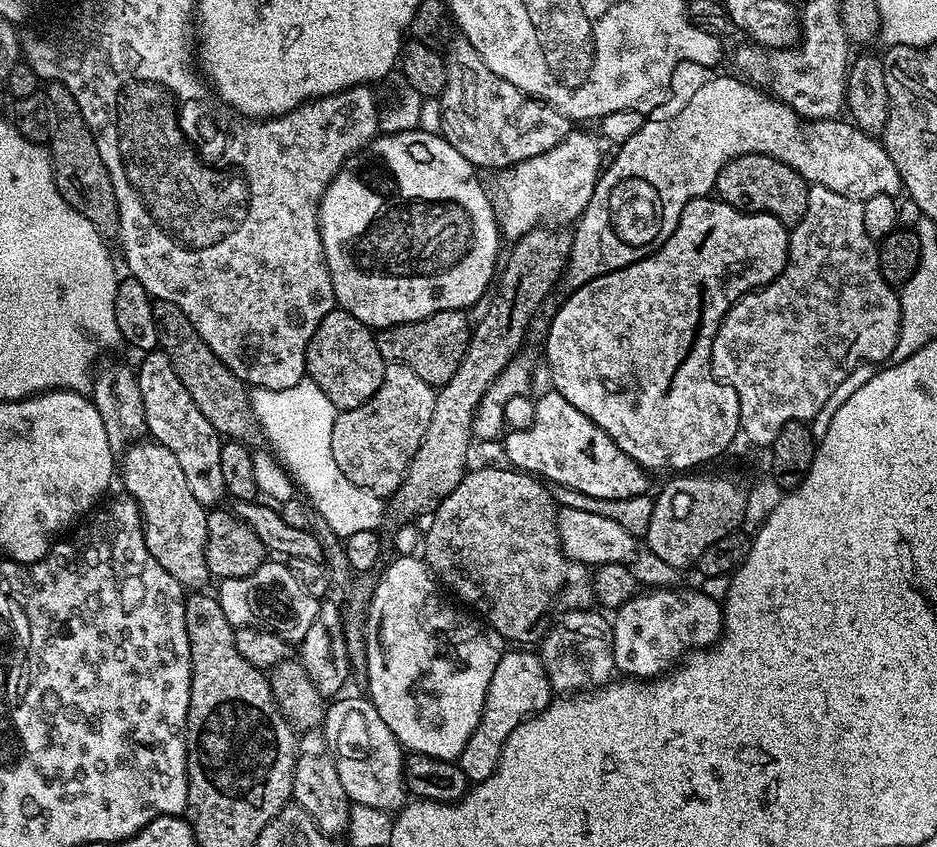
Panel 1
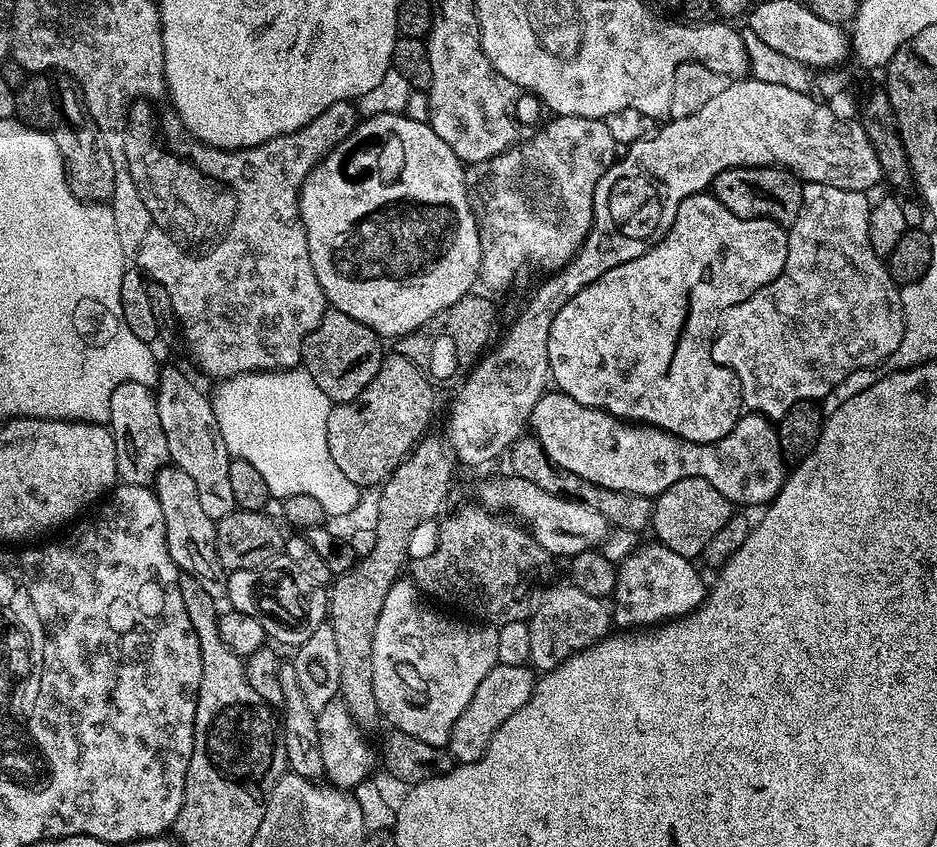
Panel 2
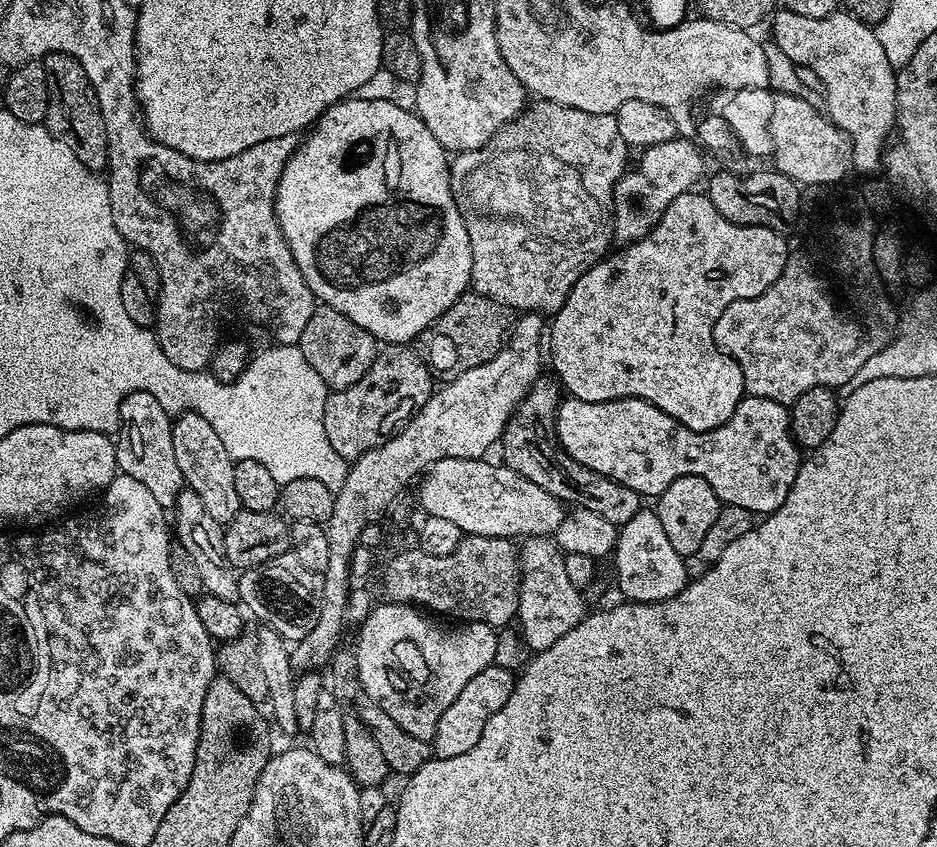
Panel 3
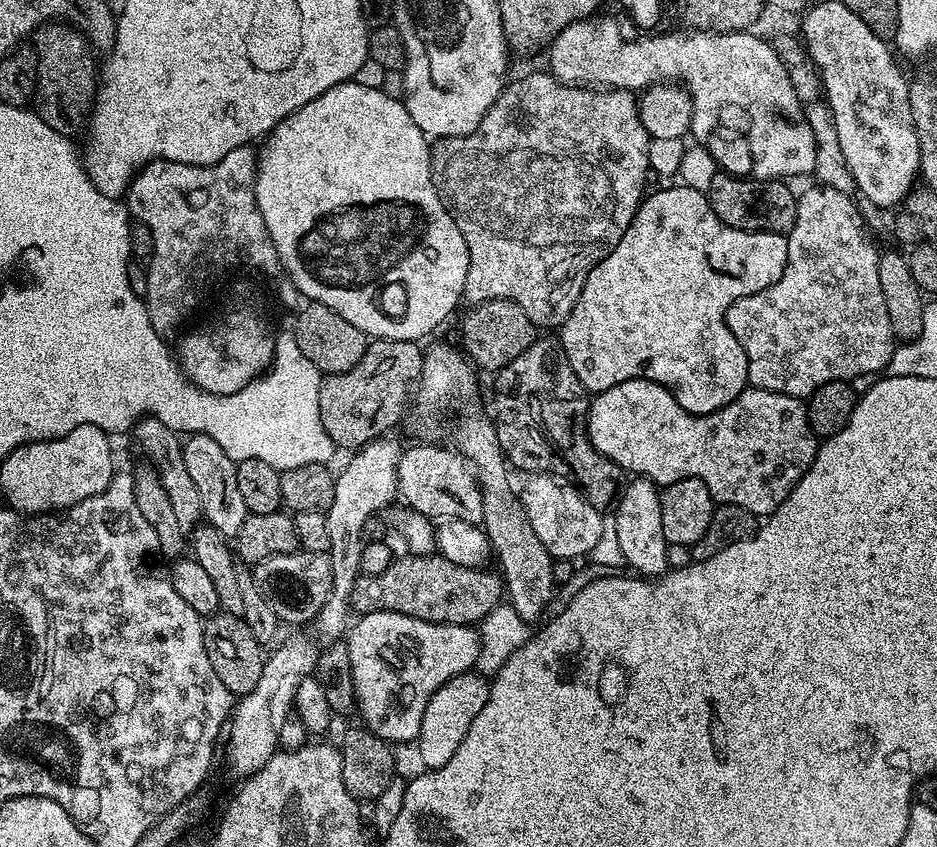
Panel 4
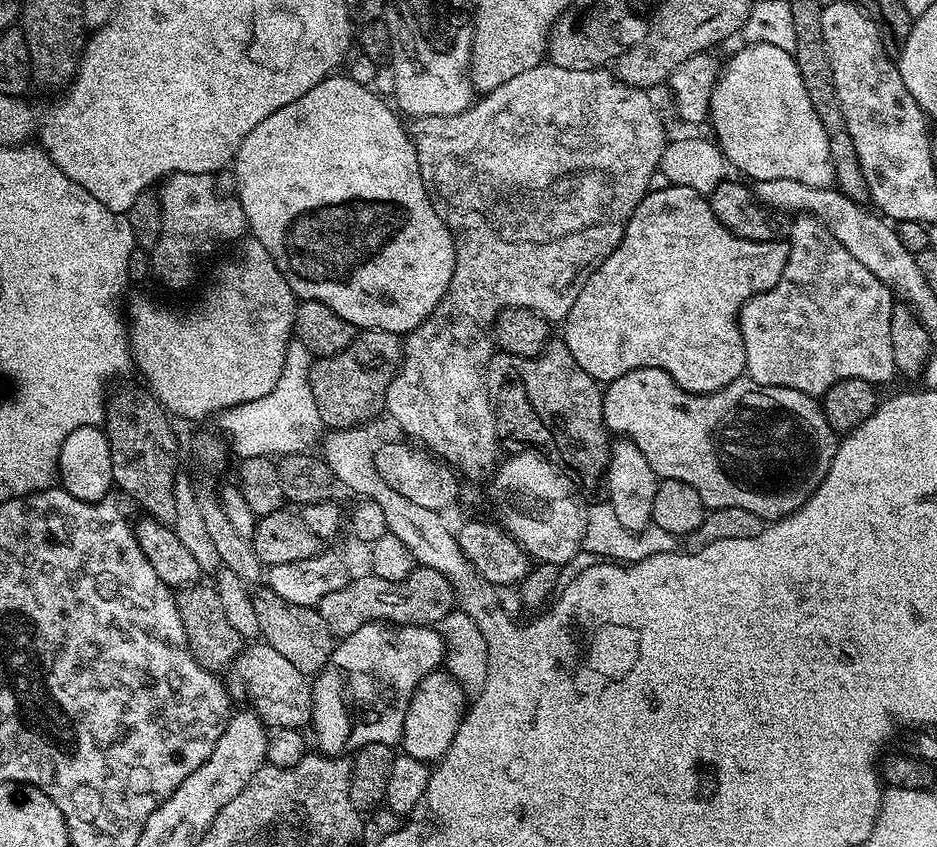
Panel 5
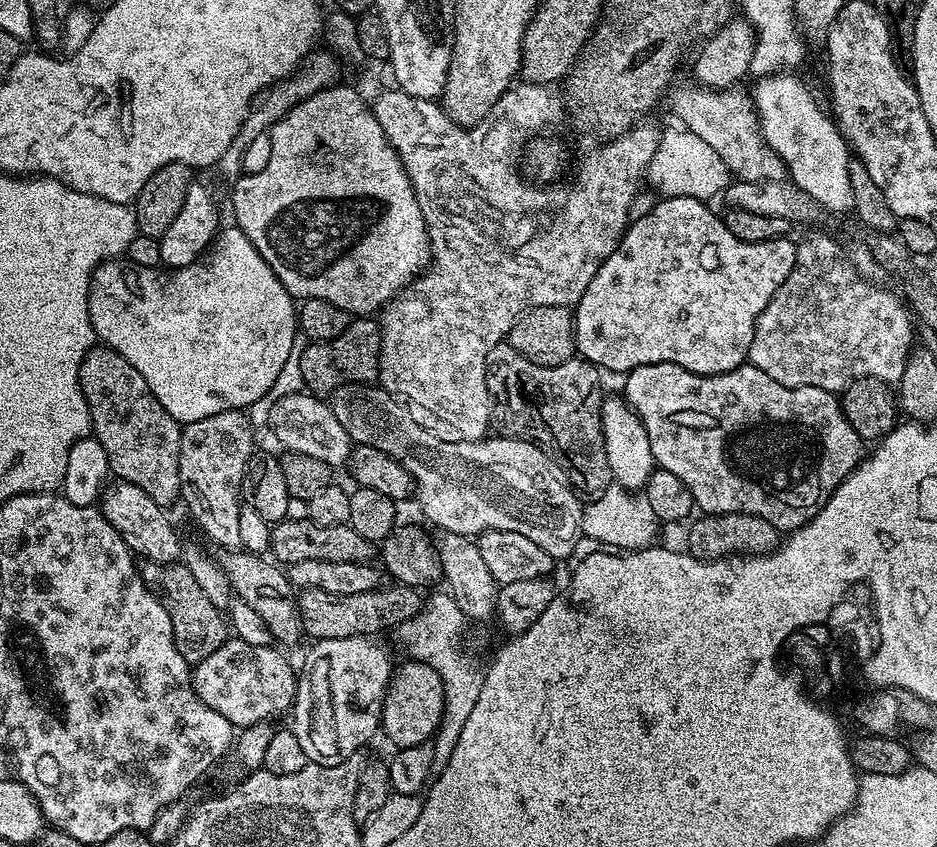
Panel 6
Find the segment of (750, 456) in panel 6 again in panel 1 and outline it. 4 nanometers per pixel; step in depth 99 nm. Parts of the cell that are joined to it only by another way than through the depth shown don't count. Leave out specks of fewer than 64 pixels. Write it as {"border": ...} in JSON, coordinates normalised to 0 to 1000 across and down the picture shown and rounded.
{"border":[[[588,460],[572,473],[568,502],[556,510],[543,509],[537,516],[538,538],[542,542],[539,544],[545,551],[589,571],[612,576],[630,588],[677,588],[693,580],[694,562],[689,554],[677,545],[672,536],[660,531],[651,512],[630,498],[630,494],[625,494],[621,484],[608,479],[608,475],[600,470],[600,465]]]}

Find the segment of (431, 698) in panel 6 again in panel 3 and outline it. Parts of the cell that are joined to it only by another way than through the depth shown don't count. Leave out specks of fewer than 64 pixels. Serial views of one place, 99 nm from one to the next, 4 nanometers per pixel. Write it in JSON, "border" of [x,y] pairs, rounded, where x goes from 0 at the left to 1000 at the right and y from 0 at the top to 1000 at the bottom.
{"border":[[[528,782],[519,791],[506,796],[506,800],[497,805],[493,819],[489,819],[489,824],[480,829],[476,843],[467,848],[467,862],[459,875],[464,896],[489,895],[497,890],[497,885],[503,885],[510,877],[510,871],[514,871],[514,862],[519,860],[519,852],[523,852],[523,848],[531,843],[536,834],[540,834],[550,809],[551,798],[547,790],[533,789]]]}

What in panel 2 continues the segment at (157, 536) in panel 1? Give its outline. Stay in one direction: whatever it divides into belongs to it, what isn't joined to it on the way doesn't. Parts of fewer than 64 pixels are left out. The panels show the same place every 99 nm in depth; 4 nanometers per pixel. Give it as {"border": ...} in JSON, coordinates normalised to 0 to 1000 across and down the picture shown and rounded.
{"border":[[[176,550],[164,568],[164,580],[169,593],[173,597],[173,612],[177,616],[180,643],[192,646],[192,652],[201,656],[201,666],[204,679],[208,680],[211,687],[216,687],[220,701],[232,706],[242,705],[244,677],[239,674],[237,664],[233,664],[231,653],[231,615],[224,612],[216,602],[211,588],[211,577],[207,568],[192,553]]]}

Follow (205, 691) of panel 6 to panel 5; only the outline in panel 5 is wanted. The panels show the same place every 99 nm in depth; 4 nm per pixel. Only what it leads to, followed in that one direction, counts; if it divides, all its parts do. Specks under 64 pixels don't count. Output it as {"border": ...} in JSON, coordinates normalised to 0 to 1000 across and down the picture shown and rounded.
{"border":[[[269,758],[264,762],[257,769],[256,773],[243,785],[241,790],[241,811],[243,815],[243,821],[249,828],[252,826],[265,826],[264,835],[268,839],[272,841],[279,850],[282,851],[283,856],[287,861],[291,860],[318,860],[321,862],[328,861],[333,854],[333,809],[331,806],[330,799],[324,798],[318,791],[318,786],[312,785],[305,777],[301,777],[301,772],[297,772],[297,767],[292,767],[288,762],[281,758]]]}

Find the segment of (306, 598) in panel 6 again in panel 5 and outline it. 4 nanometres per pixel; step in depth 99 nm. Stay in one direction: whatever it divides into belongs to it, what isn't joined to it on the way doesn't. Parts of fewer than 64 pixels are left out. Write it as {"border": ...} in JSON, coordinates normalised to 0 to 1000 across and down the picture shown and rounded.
{"border":[[[441,671],[440,677],[429,687],[412,687],[412,682],[403,682],[390,678],[372,684],[365,697],[356,697],[356,701],[348,701],[339,714],[339,720],[354,745],[355,752],[366,753],[378,749],[378,744],[386,744],[392,737],[417,737],[426,739],[446,739],[459,741],[471,737],[488,717],[487,698],[480,687],[467,673]]]}

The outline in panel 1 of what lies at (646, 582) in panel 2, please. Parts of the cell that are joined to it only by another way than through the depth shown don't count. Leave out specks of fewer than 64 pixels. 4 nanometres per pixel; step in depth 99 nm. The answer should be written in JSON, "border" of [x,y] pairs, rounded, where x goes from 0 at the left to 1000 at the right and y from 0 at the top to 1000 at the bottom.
{"border":[[[700,694],[697,699],[683,697],[664,717],[656,719],[652,739],[657,793],[666,800],[691,805],[716,795],[734,771],[759,765],[773,745],[773,719],[769,710],[756,705],[748,697],[742,699],[720,699],[717,694]]]}

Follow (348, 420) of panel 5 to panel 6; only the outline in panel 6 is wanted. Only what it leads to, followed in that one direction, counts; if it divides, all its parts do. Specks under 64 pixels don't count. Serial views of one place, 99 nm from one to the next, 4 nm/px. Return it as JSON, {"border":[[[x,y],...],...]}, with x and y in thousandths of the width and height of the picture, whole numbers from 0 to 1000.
{"border":[[[380,375],[355,401],[338,401],[324,407],[320,424],[324,458],[334,468],[353,469],[366,453],[387,453],[406,443],[406,384],[397,375]]]}

